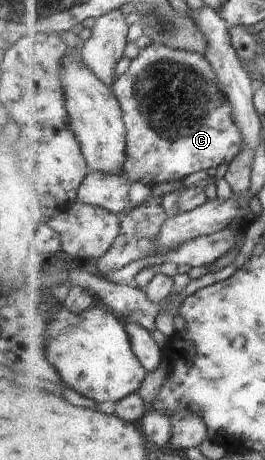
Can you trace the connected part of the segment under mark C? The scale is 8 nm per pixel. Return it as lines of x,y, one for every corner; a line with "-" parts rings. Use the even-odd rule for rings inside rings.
158,43
151,44
150,48
142,50
132,61
128,70
119,75
113,89
123,103
124,120
128,129
127,161
118,176
91,171
79,190
79,200
82,203
98,205
123,216
130,209
130,188
136,182
153,188
172,180
186,180
200,170
212,174
221,164
231,165
244,150
244,134
236,124
234,104
227,97
226,88
207,54

